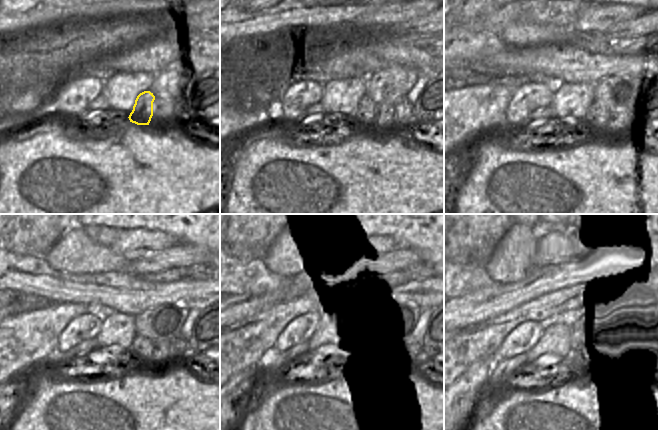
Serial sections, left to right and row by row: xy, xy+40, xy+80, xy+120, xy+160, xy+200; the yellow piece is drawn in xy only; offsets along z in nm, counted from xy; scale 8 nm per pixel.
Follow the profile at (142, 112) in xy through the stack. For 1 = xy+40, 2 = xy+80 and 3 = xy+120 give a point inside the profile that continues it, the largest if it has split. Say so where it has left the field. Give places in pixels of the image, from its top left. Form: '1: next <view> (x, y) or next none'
1: next xy+40 (366, 110)
2: next xy+80 (591, 124)
3: next xy+120 (142, 350)

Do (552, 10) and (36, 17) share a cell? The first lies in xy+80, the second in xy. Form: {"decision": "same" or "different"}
{"decision": "same"}

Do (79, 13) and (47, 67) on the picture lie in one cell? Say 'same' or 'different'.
different

